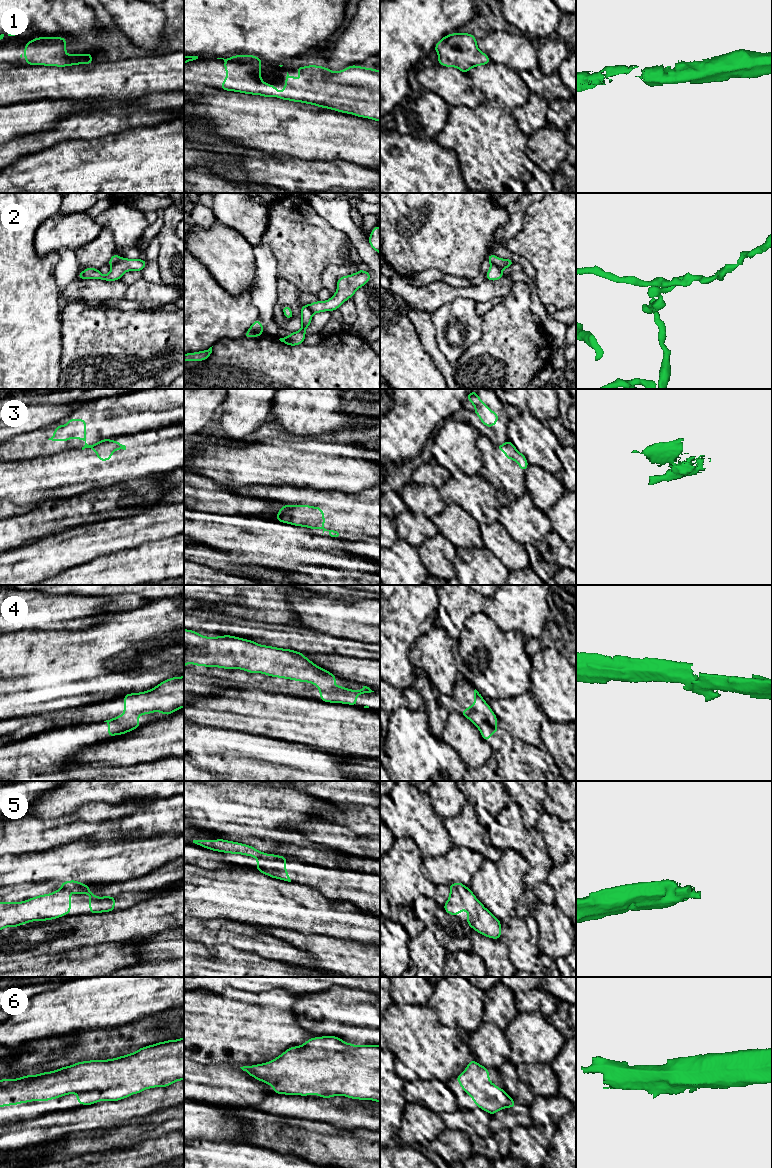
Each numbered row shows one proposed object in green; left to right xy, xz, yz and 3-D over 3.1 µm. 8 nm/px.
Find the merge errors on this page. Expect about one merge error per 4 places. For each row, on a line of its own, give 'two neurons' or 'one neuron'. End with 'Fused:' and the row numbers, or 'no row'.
1: one neuron
2: two neurons
3: two neurons
4: one neuron
5: one neuron
6: one neuron
Fused: 2, 3

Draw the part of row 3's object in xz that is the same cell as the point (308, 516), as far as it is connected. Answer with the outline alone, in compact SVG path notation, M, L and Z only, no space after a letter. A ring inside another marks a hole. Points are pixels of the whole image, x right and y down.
M288 505L285 511L280 511L274 518L283 523L292 524L294 526L308 527L310 529L322 529L323 533L328 532L327 536L340 538L339 531L325 529L324 512L321 507L313 507L309 505Z

